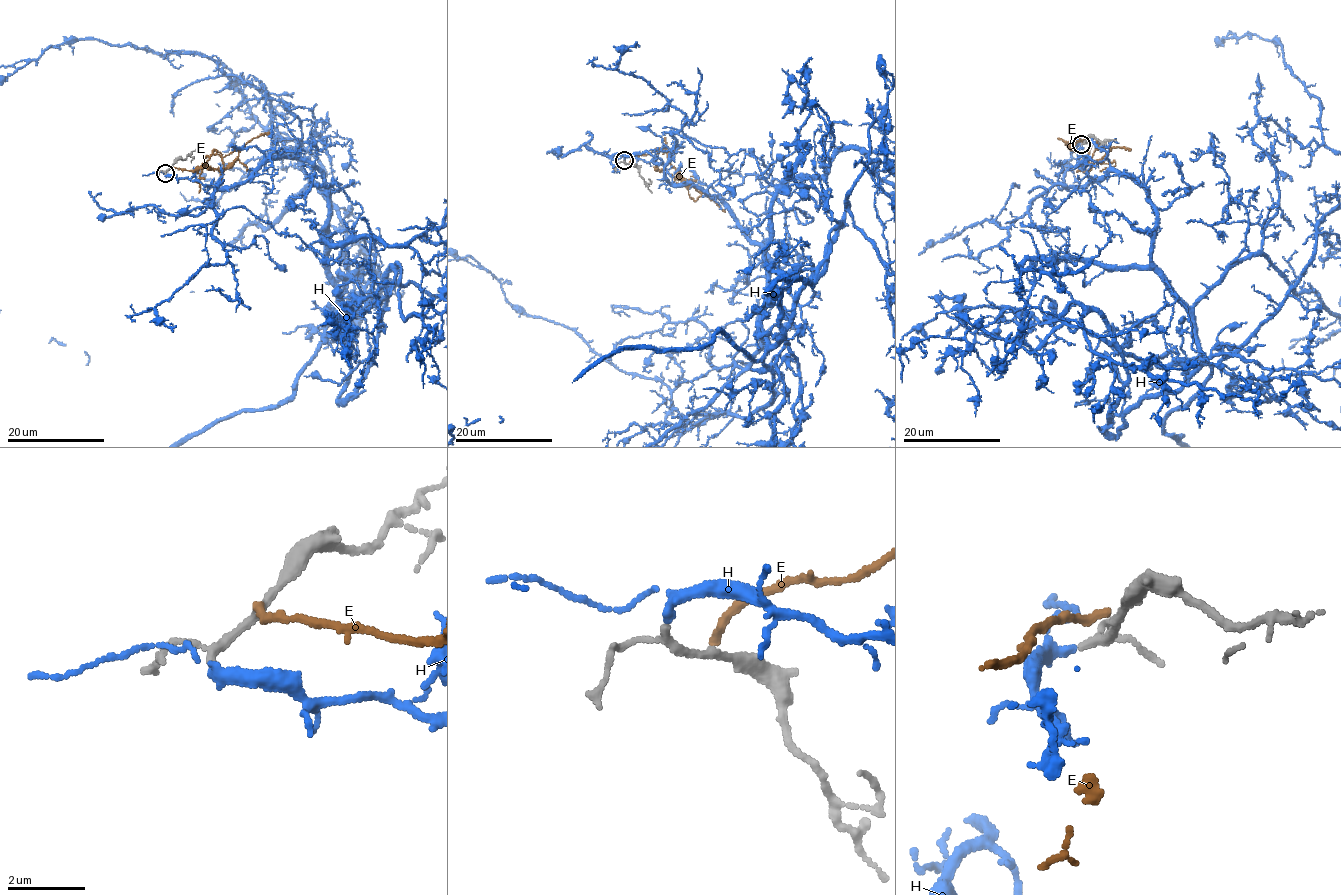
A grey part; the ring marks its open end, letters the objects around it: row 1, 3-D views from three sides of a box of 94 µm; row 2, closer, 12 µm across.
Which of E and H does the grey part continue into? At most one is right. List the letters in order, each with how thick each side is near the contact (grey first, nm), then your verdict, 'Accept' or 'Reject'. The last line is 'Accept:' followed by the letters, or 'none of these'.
E: Thickness 200 nm (grey) against 200 nm. Reject
H: Thickness 180 nm (grey) against 220 nm. Accept
Accept: H

